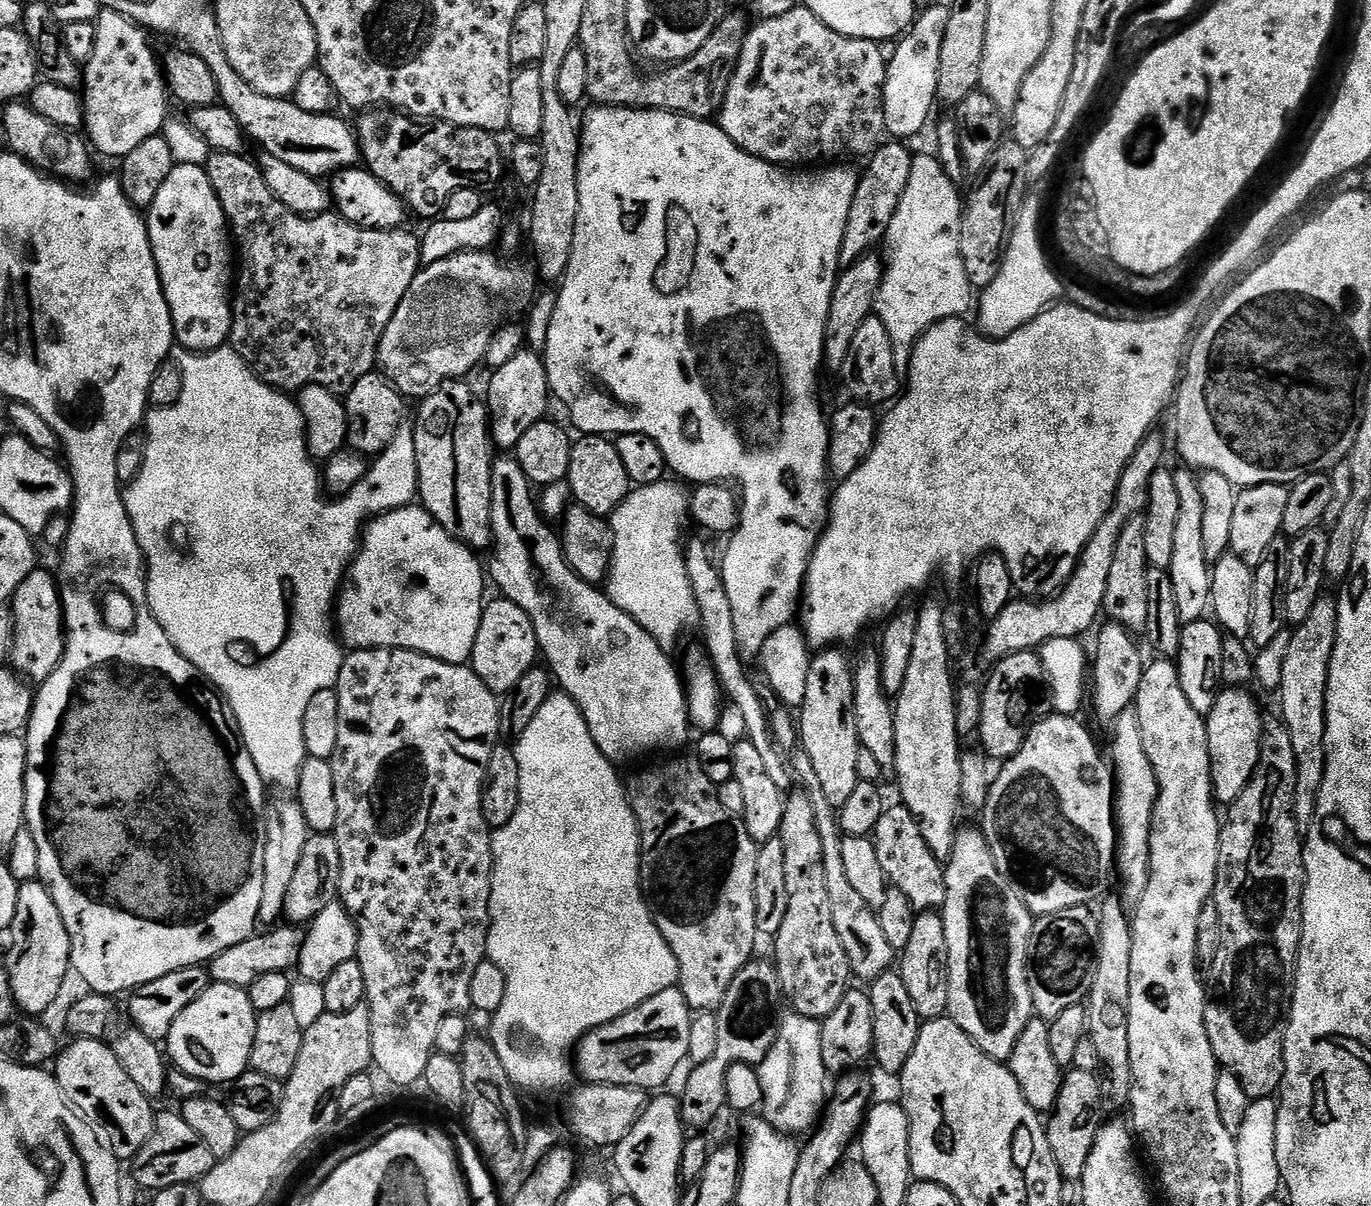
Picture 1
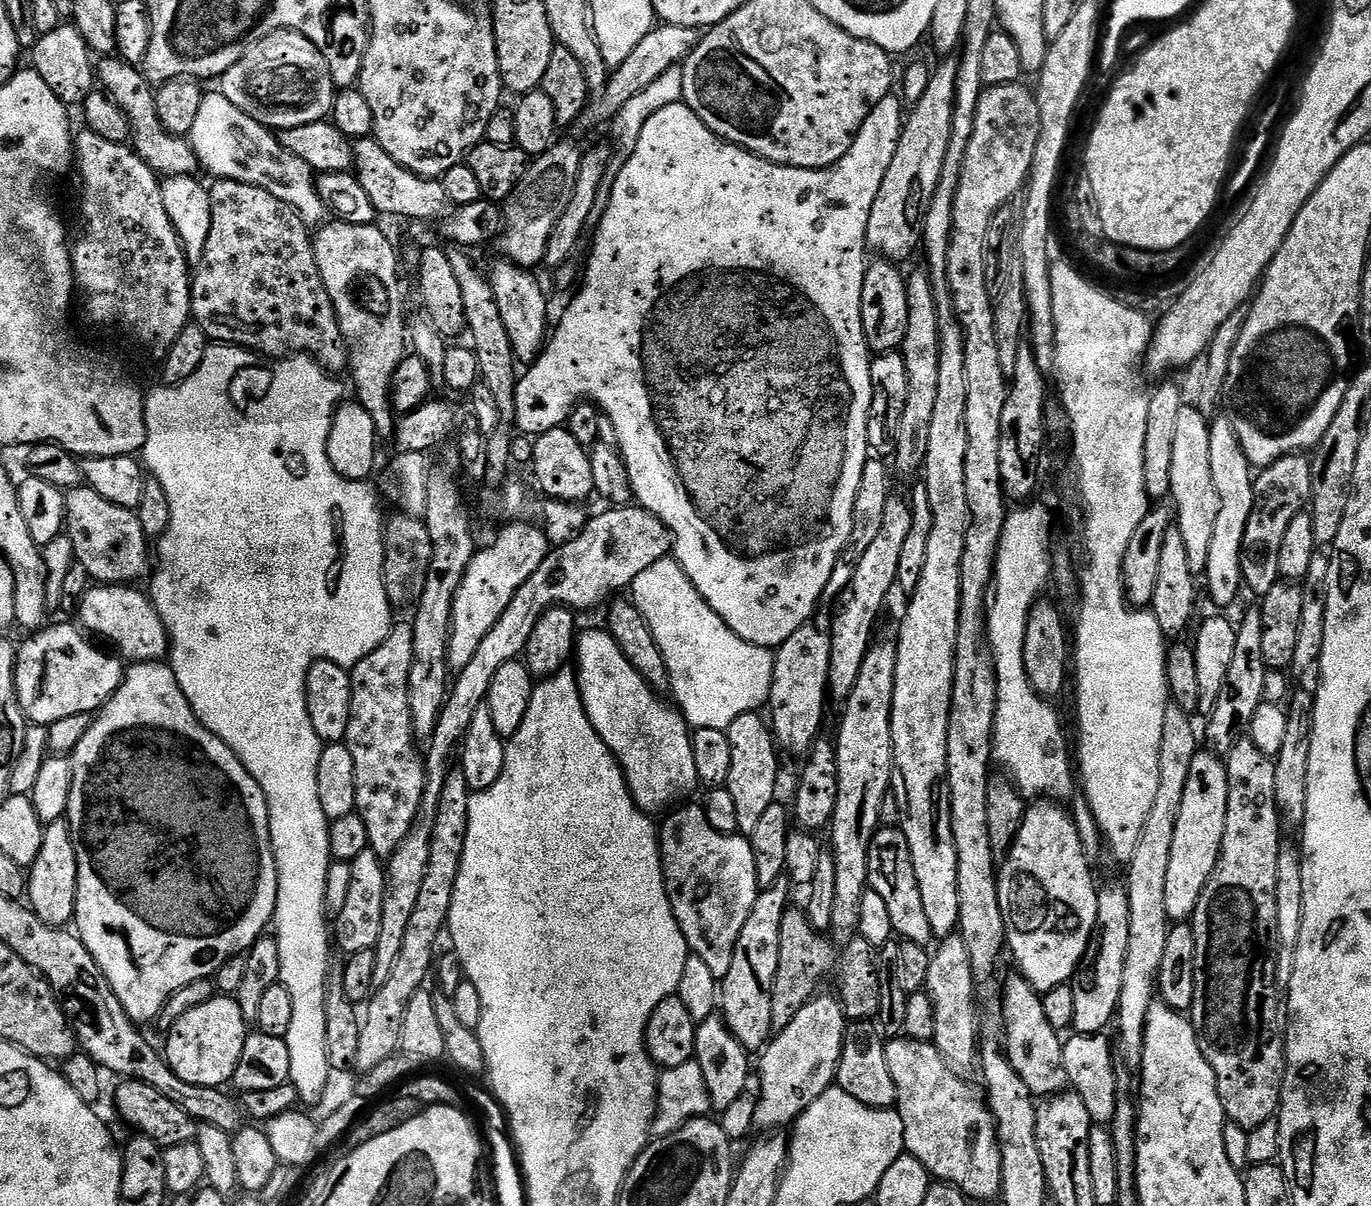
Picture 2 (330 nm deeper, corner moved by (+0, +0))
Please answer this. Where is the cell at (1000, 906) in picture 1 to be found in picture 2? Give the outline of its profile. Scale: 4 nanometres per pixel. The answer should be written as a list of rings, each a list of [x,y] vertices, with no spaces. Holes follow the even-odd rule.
[[[1012,974],[1012,977],[1002,988],[1002,1000],[1004,996],[1004,1014],[1002,1013],[1002,1028],[1006,1035],[1002,1044],[1006,1049],[1014,1070],[1030,1086],[1033,1097],[1051,1098],[1069,1087],[1068,1075],[1062,1067],[1064,1059],[1064,1046],[1057,1029],[1046,1022],[1044,1013],[1044,1001],[1041,993],[1035,992],[1031,986],[1024,981],[1023,976]]]

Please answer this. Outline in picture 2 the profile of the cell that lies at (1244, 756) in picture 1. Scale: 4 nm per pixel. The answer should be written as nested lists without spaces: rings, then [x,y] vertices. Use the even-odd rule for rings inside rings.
[[[1208,750],[1197,751],[1194,763],[1190,765],[1190,778],[1186,778],[1186,794],[1182,794],[1182,810],[1178,810],[1178,822],[1174,826],[1174,846],[1170,846],[1170,870],[1166,870],[1166,914],[1169,921],[1191,921],[1194,910],[1198,906],[1198,898],[1202,898],[1202,890],[1206,882],[1210,882],[1210,874],[1214,874],[1214,866],[1220,857],[1222,850],[1222,834],[1226,830],[1226,798],[1228,797],[1228,766],[1219,755]]]

